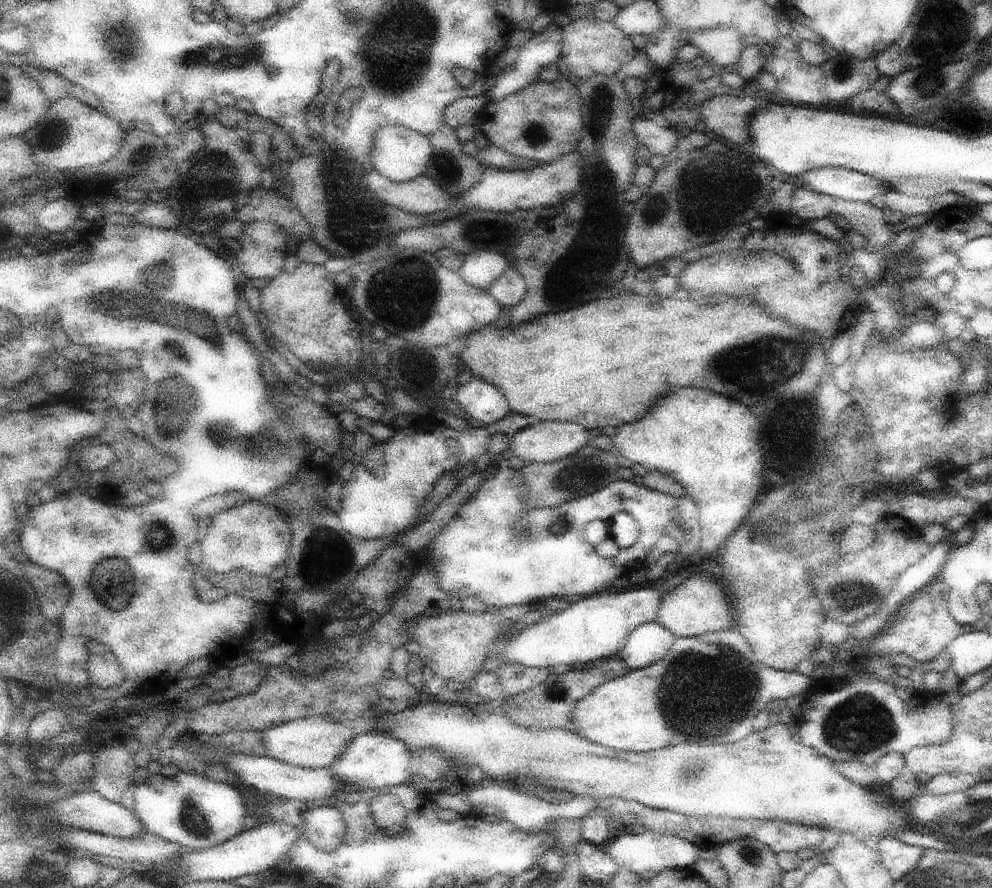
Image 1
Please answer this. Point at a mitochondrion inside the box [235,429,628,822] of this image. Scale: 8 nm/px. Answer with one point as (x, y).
(325, 551)

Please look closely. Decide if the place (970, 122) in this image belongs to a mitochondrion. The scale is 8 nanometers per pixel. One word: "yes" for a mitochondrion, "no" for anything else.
no

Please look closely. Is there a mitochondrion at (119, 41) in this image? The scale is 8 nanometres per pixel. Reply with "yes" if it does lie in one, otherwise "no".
yes

